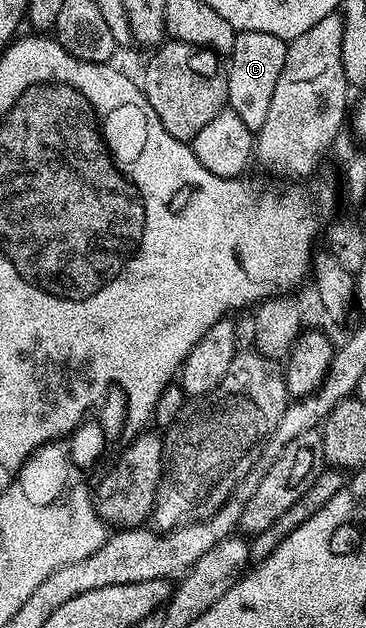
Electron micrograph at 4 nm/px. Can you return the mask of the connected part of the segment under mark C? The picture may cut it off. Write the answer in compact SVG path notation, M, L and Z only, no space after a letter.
M242 31L237 34L232 50L226 59L228 77L227 106L246 124L246 129L253 133L266 125L266 113L270 110L270 97L274 97L274 85L278 85L278 77L282 73L282 65L286 65L288 43L261 31Z

